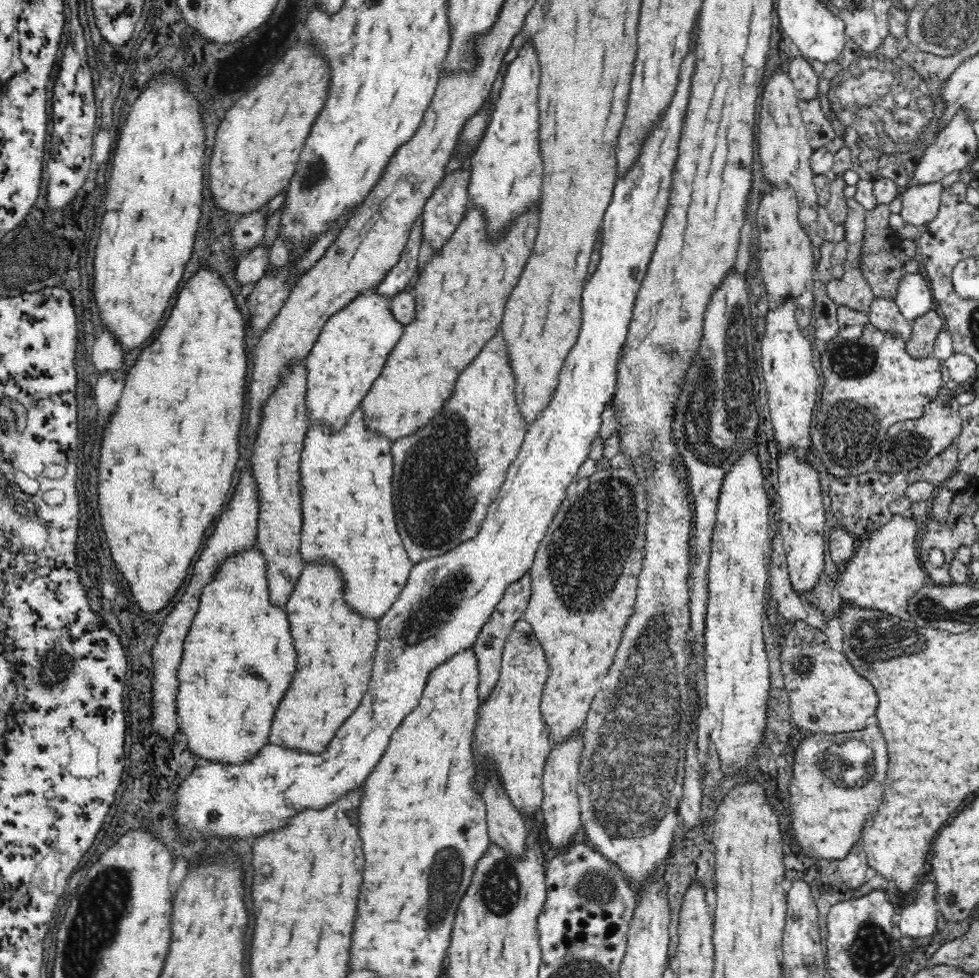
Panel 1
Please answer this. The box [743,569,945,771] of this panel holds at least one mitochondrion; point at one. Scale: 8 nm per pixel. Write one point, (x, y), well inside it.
(870, 634)

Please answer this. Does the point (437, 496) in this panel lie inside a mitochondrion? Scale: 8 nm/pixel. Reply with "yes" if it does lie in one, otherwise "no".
yes

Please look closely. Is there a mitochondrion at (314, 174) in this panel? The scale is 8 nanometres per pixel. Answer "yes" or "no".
yes

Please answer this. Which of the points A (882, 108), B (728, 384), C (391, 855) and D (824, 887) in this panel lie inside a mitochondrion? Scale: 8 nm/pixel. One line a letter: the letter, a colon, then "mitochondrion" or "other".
A: mitochondrion
B: mitochondrion
C: other
D: other

